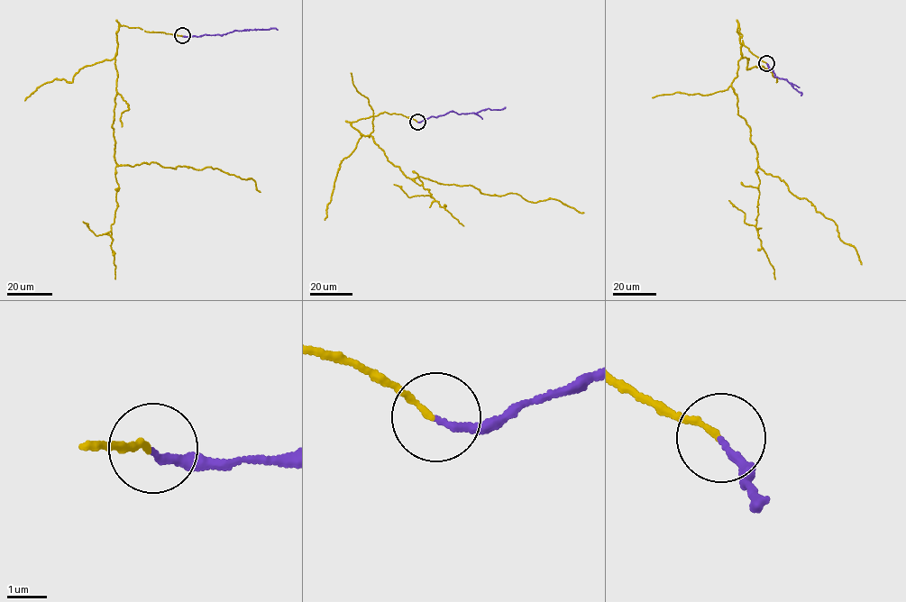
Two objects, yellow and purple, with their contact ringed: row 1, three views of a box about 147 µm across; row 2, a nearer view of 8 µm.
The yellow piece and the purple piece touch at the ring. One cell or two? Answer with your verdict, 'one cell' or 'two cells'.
one cell

